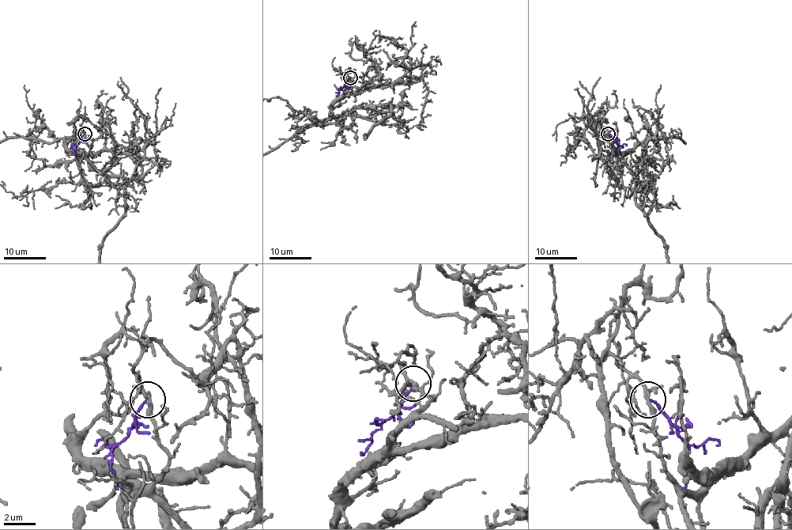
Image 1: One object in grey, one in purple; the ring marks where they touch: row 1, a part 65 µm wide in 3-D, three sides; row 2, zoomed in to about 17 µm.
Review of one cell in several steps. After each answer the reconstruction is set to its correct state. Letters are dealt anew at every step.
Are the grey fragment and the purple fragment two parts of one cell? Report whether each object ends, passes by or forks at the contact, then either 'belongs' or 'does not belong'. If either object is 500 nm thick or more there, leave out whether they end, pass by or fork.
grey forks there; purple ends there; does not belong

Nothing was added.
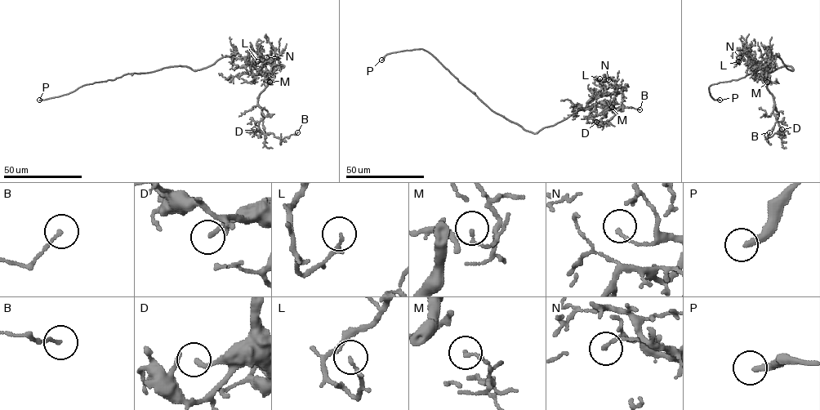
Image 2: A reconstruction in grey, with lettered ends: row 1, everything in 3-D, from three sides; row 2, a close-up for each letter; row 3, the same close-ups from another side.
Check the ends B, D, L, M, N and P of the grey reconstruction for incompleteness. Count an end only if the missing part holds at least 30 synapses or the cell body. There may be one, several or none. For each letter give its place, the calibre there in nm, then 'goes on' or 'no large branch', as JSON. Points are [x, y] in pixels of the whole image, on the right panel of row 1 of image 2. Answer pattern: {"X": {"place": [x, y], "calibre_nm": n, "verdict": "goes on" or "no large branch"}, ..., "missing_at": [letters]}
{"B": {"place": [769, 132], "calibre_nm": 120, "verdict": "no large branch"}, "D": {"place": [782, 129], "calibre_nm": 180, "verdict": "no large branch"}, "L": {"place": [738, 61], "calibre_nm": 140, "verdict": "no large branch"}, "M": {"place": [767, 82], "calibre_nm": 100, "verdict": "no large branch"}, "N": {"place": [739, 57], "calibre_nm": 140, "verdict": "no large branch"}, "P": {"place": [719, 100], "calibre_nm": 280, "verdict": "goes on"}, "missing_at": ["P"]}

